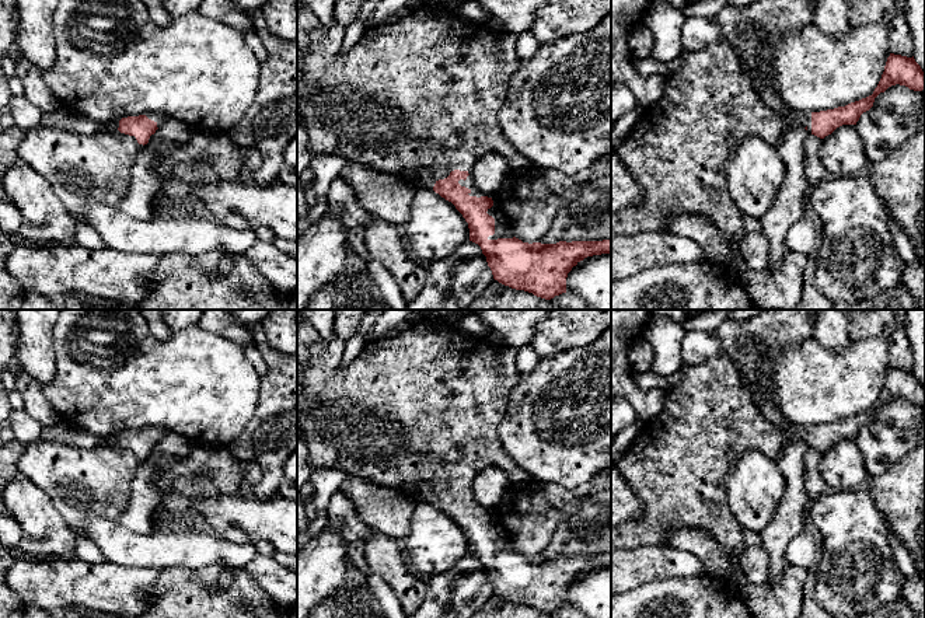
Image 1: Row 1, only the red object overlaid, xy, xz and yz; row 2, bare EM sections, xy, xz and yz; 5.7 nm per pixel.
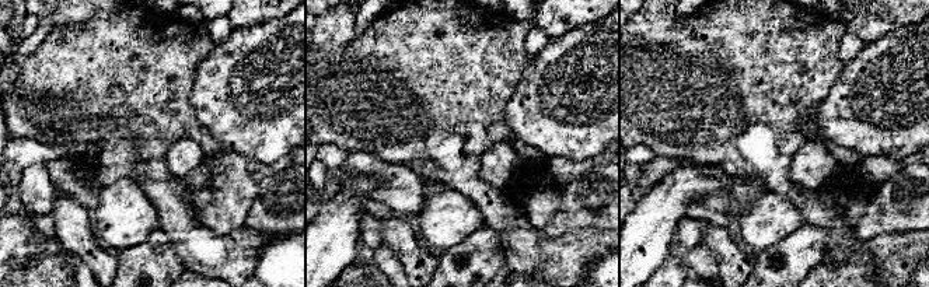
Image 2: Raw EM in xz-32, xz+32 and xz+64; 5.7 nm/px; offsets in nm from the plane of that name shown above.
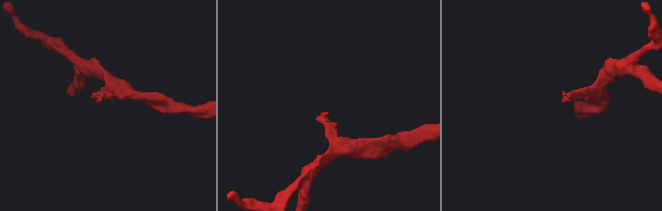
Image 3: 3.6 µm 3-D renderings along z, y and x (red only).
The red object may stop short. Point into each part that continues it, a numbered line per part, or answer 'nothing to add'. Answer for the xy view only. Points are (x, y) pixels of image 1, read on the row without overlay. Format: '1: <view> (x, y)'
1: xy (159, 432)

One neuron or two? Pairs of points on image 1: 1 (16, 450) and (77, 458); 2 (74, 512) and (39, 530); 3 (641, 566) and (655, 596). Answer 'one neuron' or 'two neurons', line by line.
1: two neurons
2: two neurons
3: two neurons

